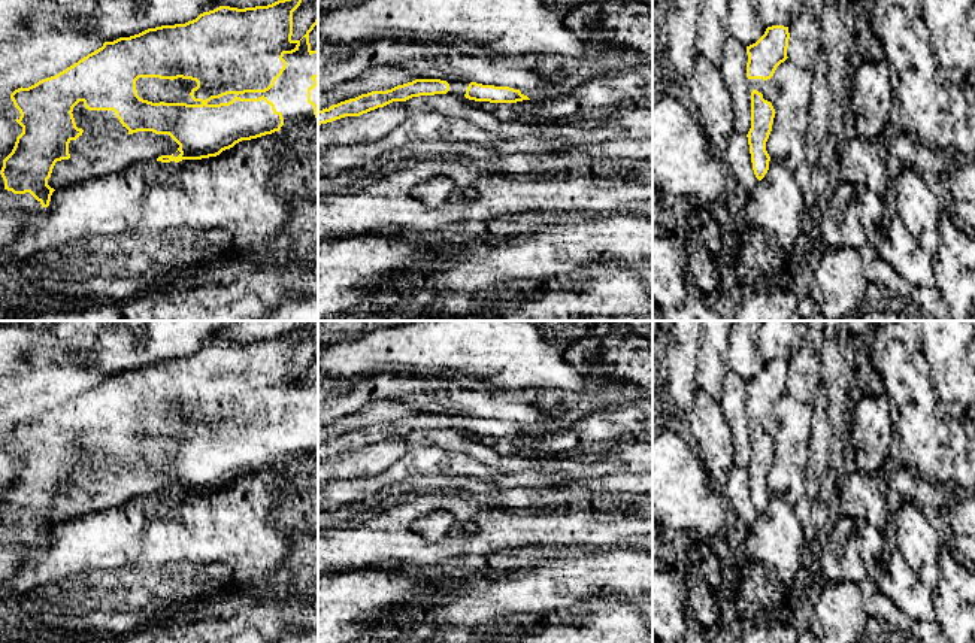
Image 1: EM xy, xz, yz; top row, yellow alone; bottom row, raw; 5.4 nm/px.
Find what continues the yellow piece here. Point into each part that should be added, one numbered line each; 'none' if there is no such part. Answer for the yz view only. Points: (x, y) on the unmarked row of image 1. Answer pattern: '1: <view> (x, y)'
none

